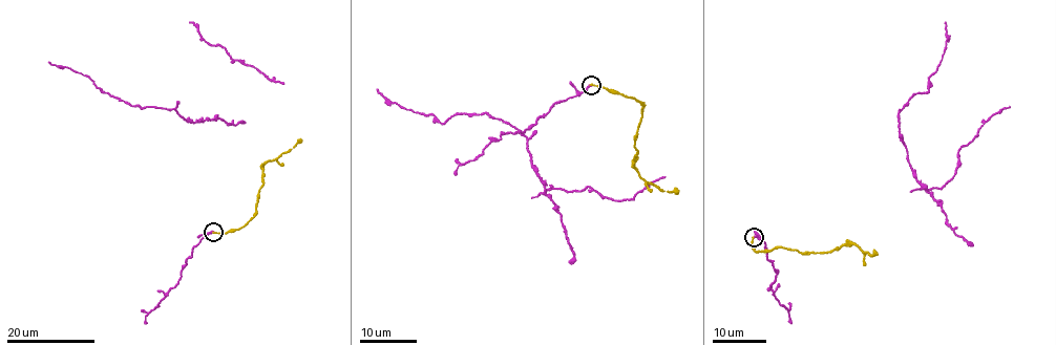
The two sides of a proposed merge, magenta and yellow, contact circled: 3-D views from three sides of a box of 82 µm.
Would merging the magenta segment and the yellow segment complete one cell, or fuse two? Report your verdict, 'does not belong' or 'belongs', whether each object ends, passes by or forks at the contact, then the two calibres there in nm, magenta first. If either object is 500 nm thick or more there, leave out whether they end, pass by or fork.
belongs; magenta ends; yellow ends; calibres 190 and 180 nm

